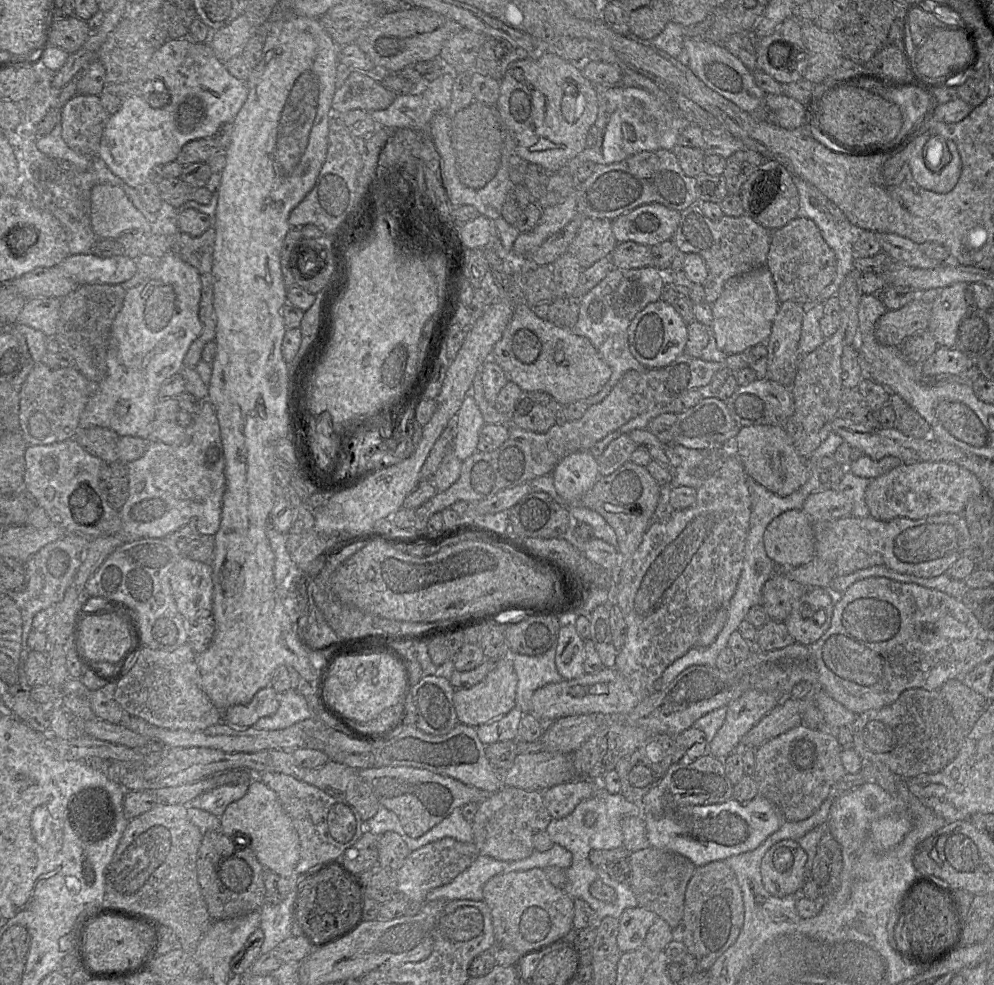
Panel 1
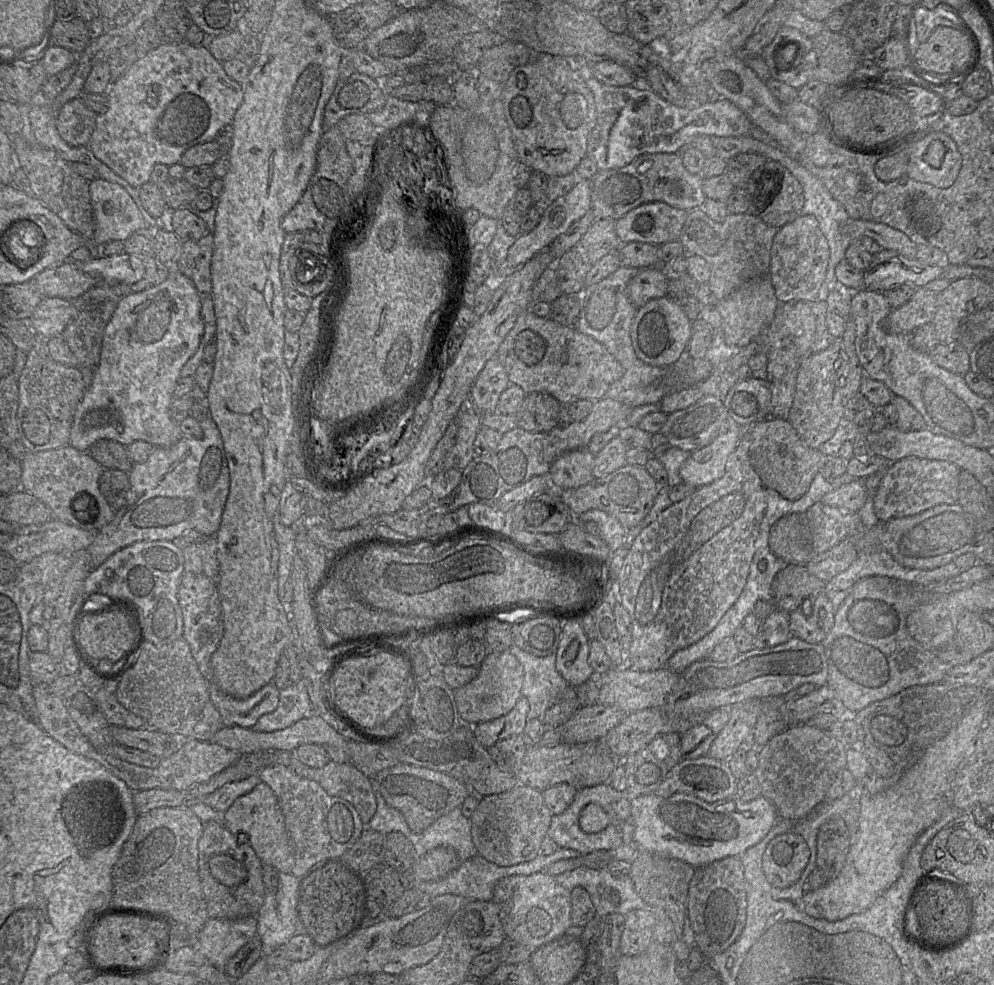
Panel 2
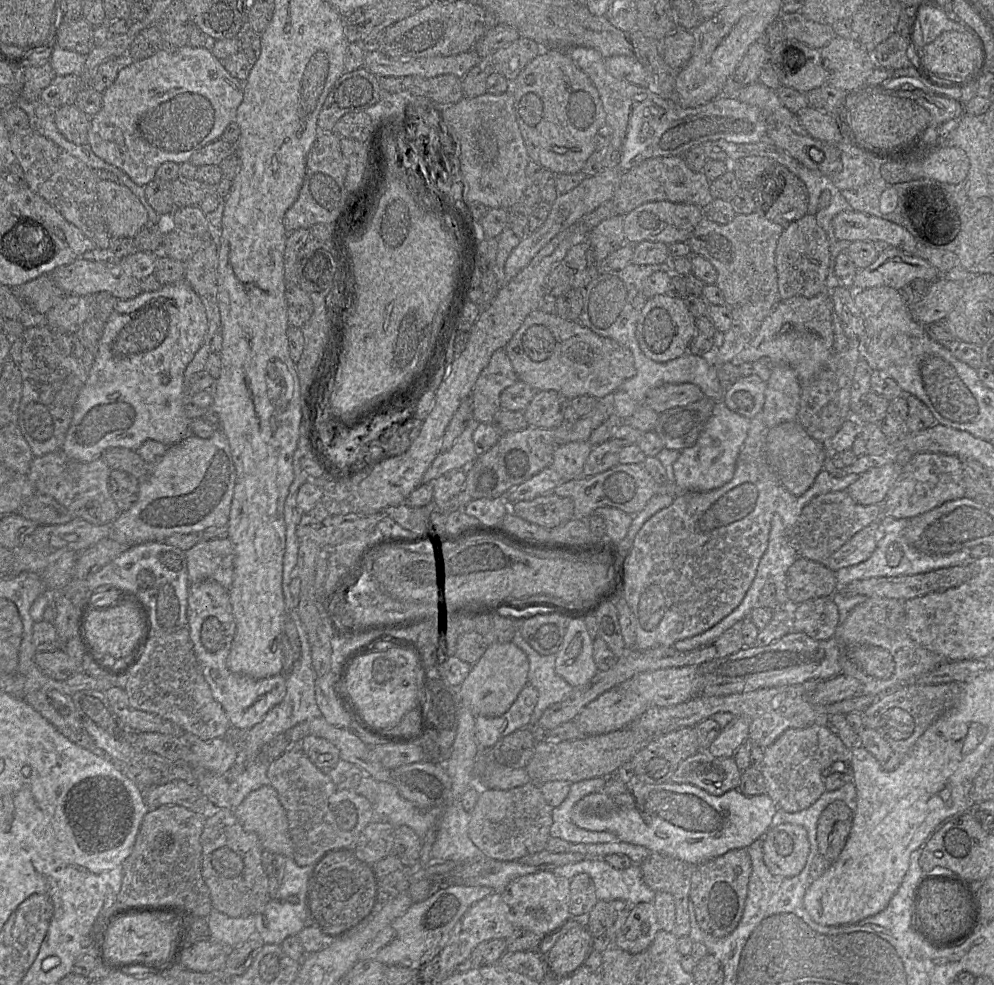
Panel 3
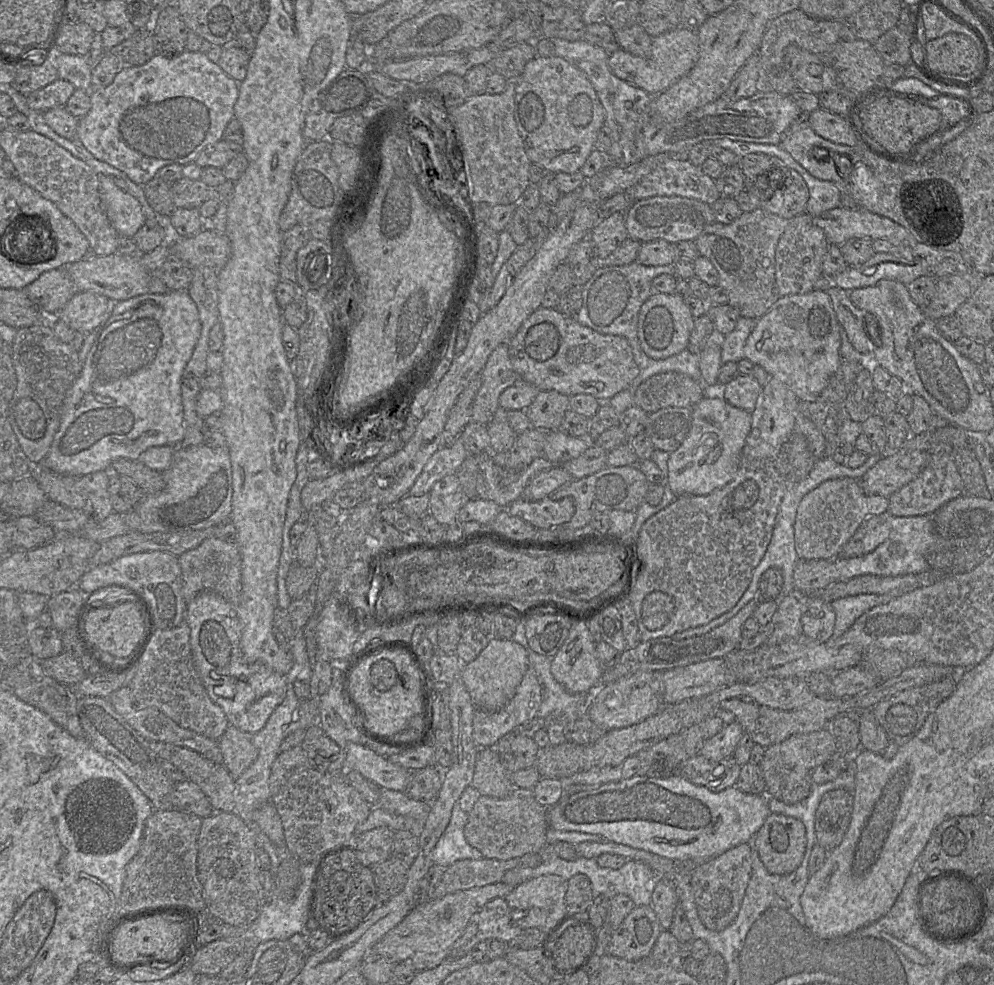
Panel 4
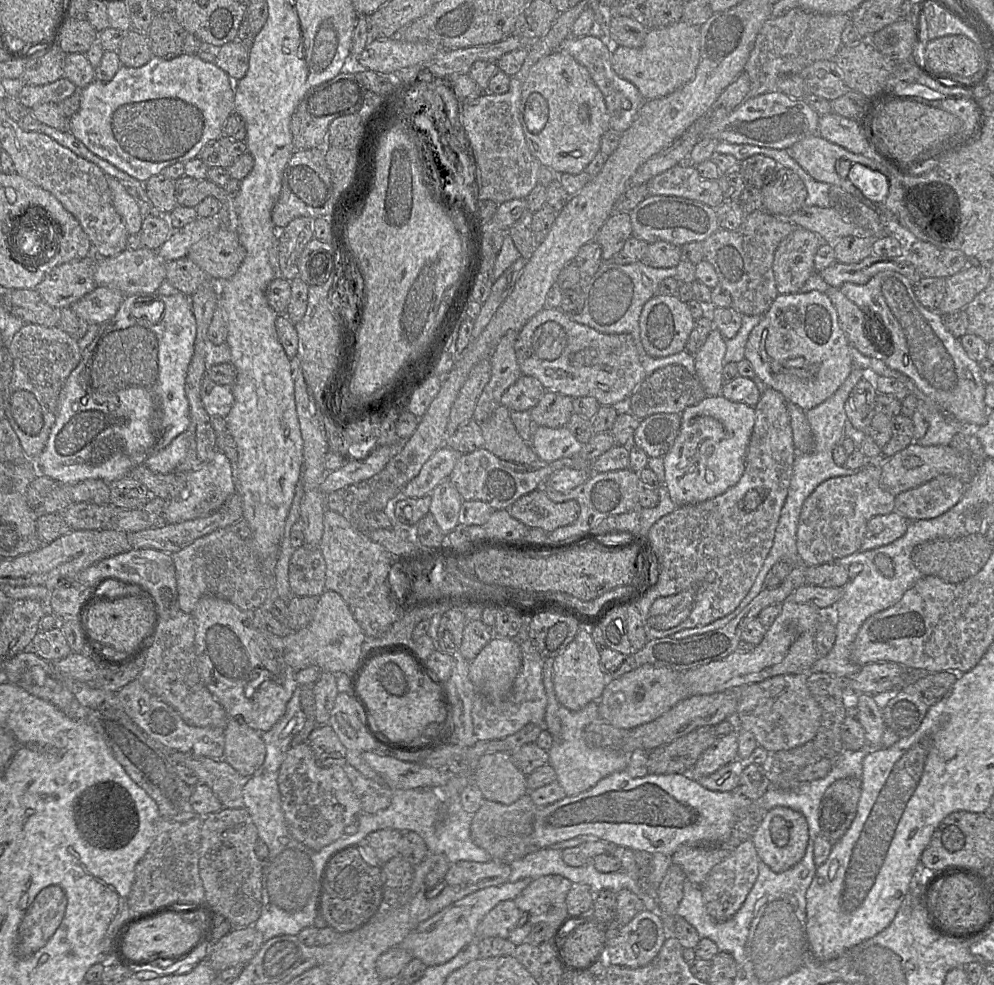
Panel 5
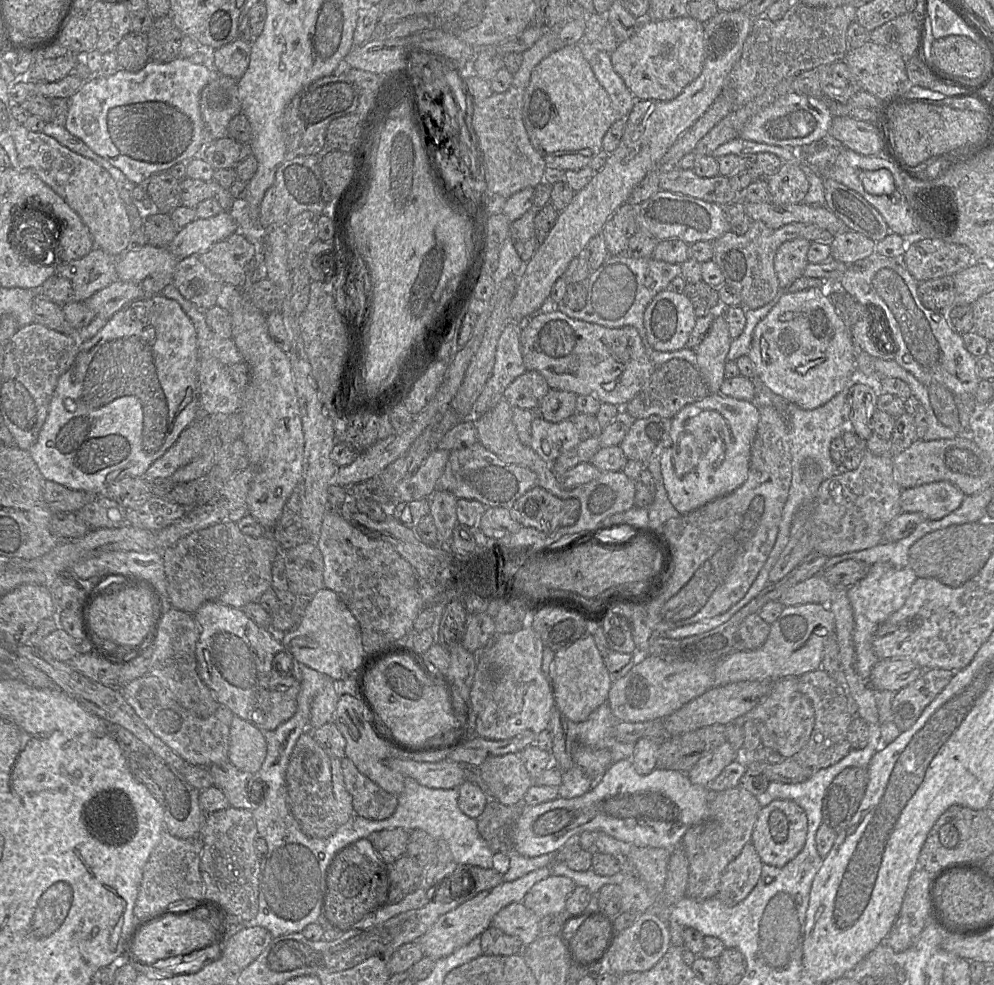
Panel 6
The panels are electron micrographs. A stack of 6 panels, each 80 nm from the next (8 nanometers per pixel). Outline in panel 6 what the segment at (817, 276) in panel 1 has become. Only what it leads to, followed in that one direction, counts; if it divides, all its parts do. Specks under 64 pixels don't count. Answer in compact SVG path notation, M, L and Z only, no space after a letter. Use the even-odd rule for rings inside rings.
M797 238L784 242L774 257L774 269L781 289L789 287L803 276L808 265L807 253L811 241Z

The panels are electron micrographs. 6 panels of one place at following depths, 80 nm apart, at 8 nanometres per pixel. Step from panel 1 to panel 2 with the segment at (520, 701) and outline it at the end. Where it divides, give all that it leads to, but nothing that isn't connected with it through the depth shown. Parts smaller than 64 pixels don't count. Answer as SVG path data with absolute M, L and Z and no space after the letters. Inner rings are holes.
M512 644L509 651L523 667L521 695L529 702L528 718L539 718L567 692L568 683L556 671L556 655L538 657Z

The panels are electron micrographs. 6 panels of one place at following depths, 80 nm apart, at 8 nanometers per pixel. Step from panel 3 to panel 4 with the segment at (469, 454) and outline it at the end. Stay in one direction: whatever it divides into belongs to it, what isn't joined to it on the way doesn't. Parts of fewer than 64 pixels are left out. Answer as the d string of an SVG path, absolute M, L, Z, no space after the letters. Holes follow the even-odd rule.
M459 435L451 445L441 447L431 456L407 495L422 496L429 493L435 482L455 474L468 456Z

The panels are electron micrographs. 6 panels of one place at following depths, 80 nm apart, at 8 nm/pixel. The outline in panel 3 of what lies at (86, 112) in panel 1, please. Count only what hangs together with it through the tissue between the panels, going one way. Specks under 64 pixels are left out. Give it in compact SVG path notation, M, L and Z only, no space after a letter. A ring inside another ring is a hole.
M66 104L56 109L55 124L59 132L70 142L80 145L88 143L91 116L74 104Z

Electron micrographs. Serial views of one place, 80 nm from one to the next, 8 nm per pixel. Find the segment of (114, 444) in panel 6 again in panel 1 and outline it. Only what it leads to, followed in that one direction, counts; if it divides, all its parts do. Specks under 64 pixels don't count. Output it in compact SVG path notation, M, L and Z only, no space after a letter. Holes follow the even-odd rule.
M172 250L160 258L159 268L139 285L126 291L123 305L115 316L106 353L106 377L88 400L79 418L79 429L93 426L113 430L119 437L131 436L151 442L151 426L162 383L177 374L192 342L200 335L201 280L195 267L181 260Z

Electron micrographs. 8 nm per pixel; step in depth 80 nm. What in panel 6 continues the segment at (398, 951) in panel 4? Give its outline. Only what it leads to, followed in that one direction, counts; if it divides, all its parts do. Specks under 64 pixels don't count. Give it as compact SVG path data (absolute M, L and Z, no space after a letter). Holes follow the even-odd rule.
M543 867L516 880L504 881L493 888L478 893L455 909L441 915L427 932L417 940L424 956L436 961L452 954L475 937L481 936L491 926L491 921L496 913L513 902L522 902L531 887L540 880L547 878L550 874L550 868Z

